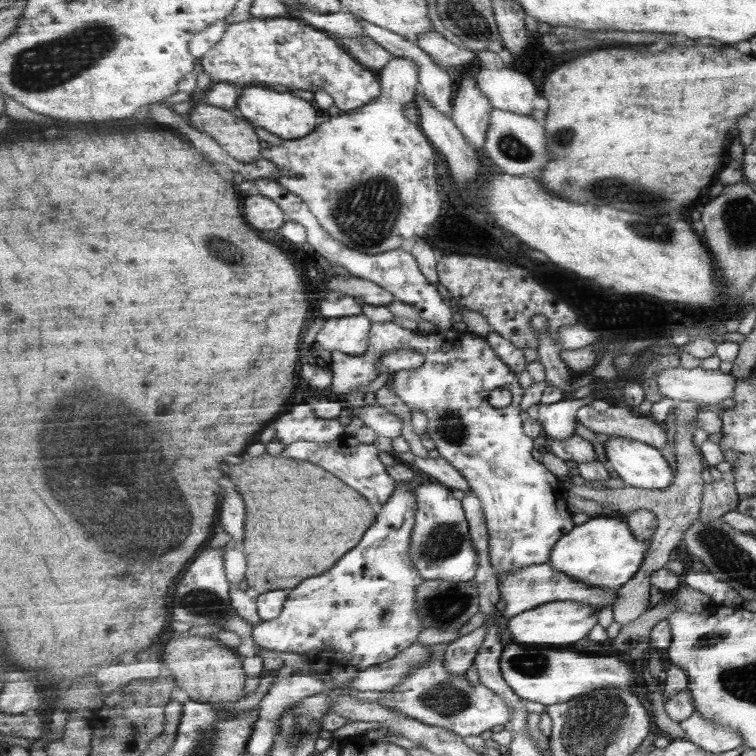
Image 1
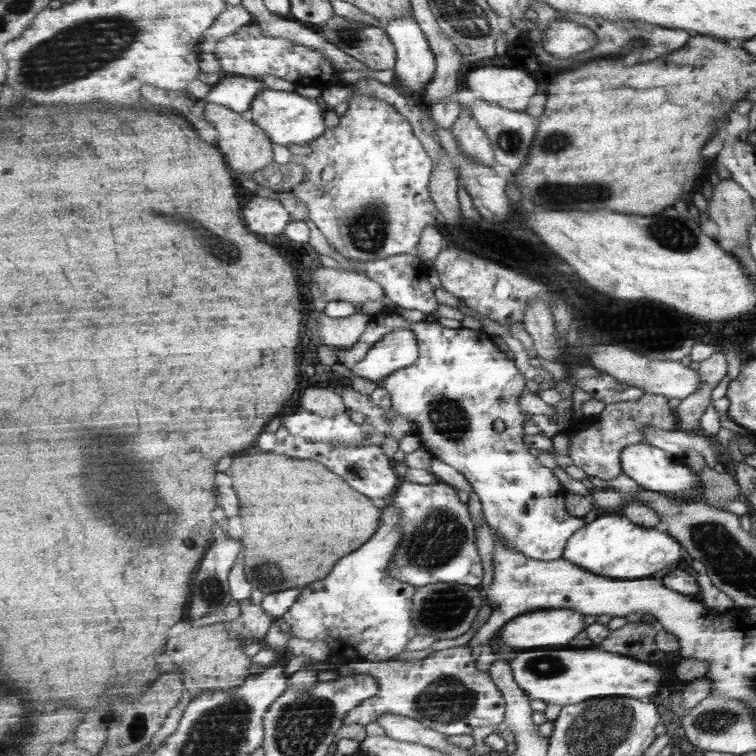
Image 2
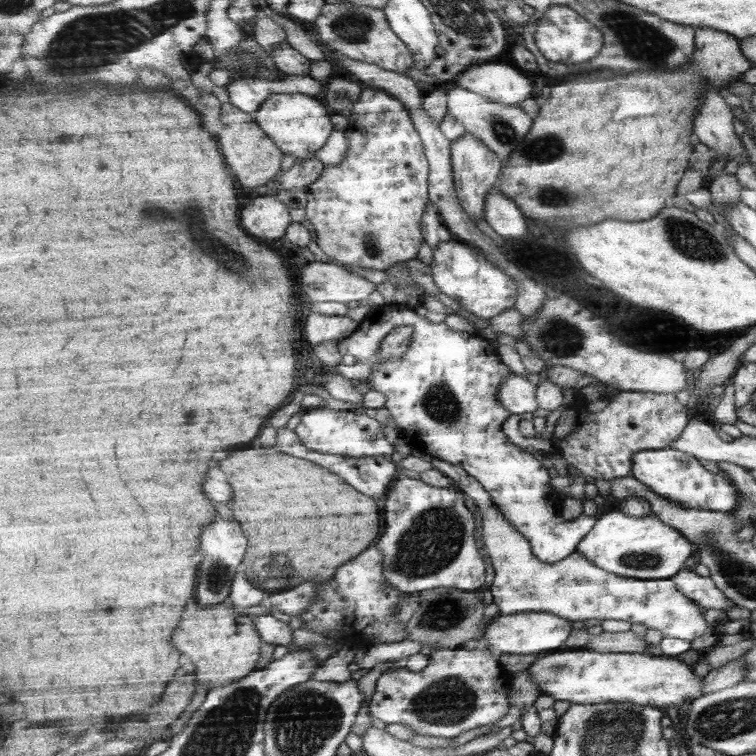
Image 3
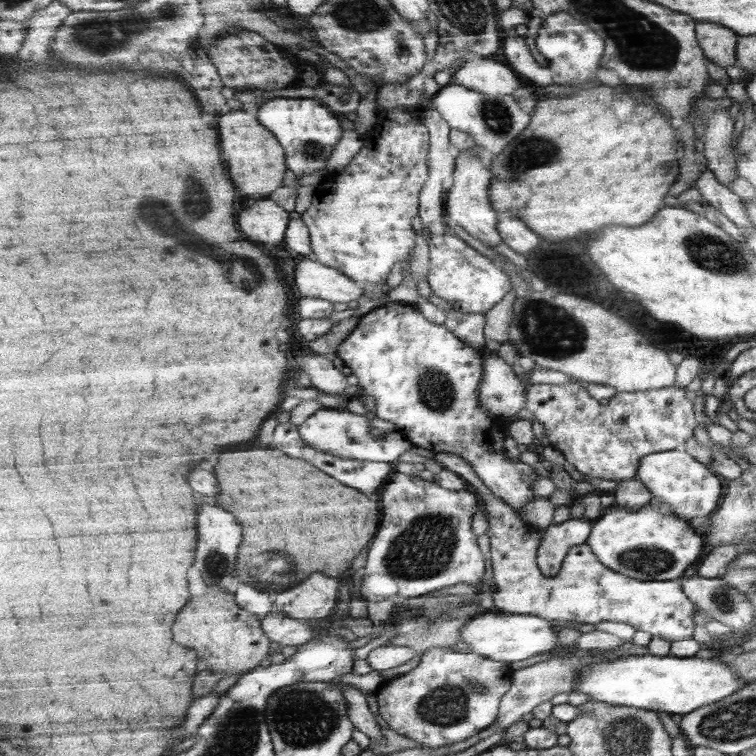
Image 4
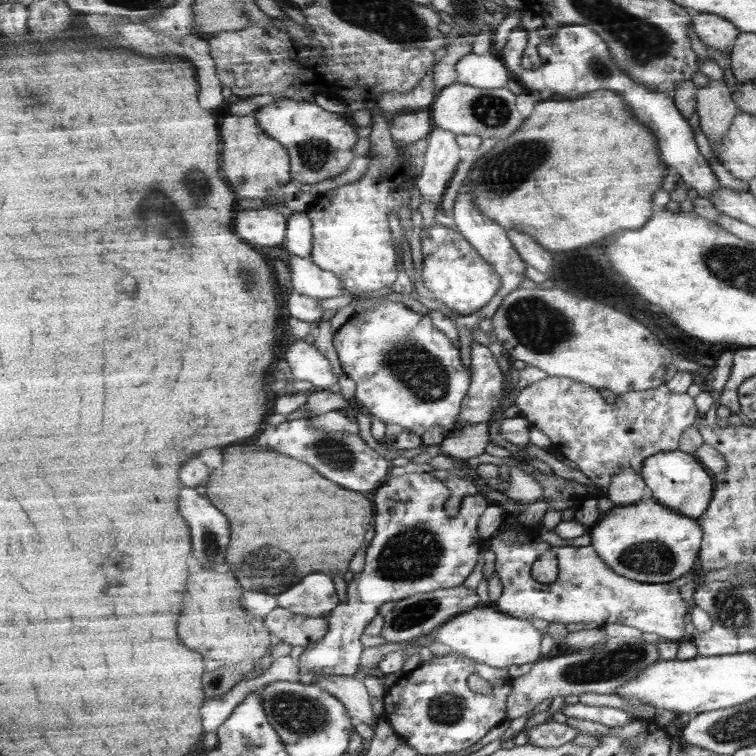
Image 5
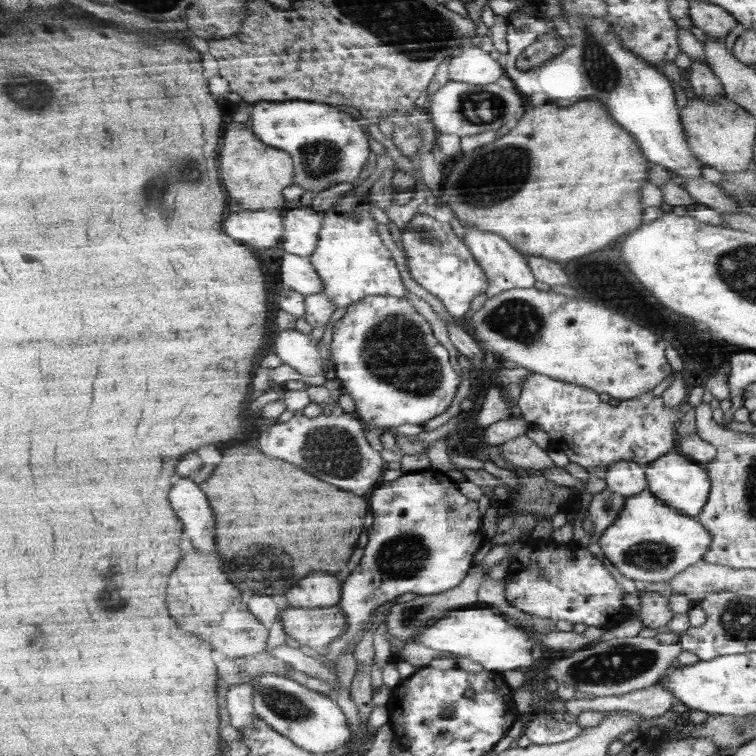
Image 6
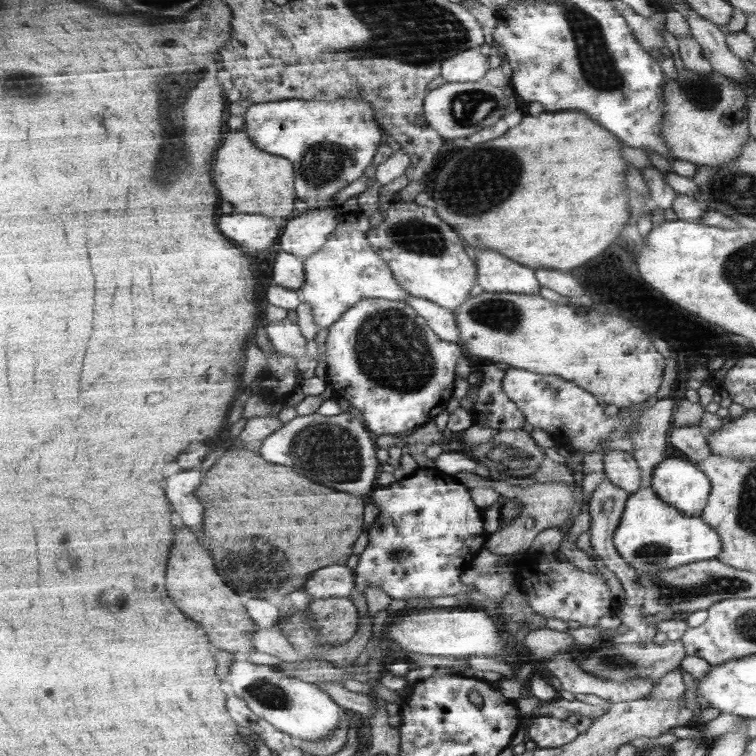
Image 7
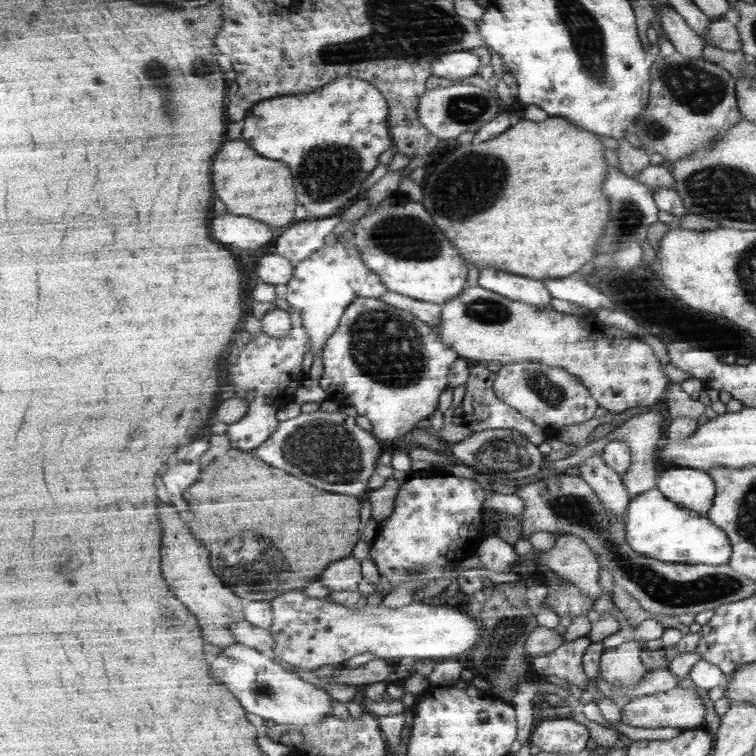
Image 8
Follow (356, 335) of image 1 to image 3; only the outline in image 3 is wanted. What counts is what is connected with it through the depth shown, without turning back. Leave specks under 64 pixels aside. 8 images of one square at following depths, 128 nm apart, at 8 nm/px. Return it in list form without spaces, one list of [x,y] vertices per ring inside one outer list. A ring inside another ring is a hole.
[[[311,312],[305,322],[307,340],[316,345],[322,342],[340,341],[353,336],[361,326],[361,321],[345,316],[329,316],[321,312]]]

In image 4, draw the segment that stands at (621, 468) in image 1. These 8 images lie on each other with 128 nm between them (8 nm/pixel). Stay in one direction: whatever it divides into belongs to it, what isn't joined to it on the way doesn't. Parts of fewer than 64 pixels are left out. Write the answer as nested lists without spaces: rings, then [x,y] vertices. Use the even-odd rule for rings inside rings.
[[[669,450],[643,458],[637,477],[657,499],[669,505],[670,512],[685,520],[707,520],[717,511],[725,496],[724,478],[715,474],[709,466],[696,460],[686,450]]]

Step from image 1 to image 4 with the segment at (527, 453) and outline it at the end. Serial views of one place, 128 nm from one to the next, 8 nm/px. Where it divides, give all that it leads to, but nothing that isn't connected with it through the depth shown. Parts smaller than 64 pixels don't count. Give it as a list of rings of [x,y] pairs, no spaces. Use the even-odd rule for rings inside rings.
[[[391,300],[385,306],[381,306],[381,308],[373,310],[373,312],[369,312],[369,314],[365,314],[365,316],[360,316],[359,324],[355,327],[355,330],[339,345],[338,354],[345,364],[353,368],[353,375],[358,378],[359,383],[357,385],[362,389],[364,396],[366,398],[373,398],[375,401],[376,411],[374,415],[393,423],[395,430],[409,439],[414,446],[431,450],[435,454],[455,454],[456,456],[465,458],[466,462],[469,462],[473,466],[480,480],[493,494],[500,496],[504,502],[507,502],[517,512],[535,498],[535,493],[531,490],[531,484],[539,477],[533,472],[531,466],[523,464],[518,458],[513,460],[505,459],[505,444],[503,442],[505,442],[507,434],[502,434],[504,431],[502,427],[503,421],[500,422],[501,418],[495,417],[493,414],[488,414],[488,411],[481,406],[481,390],[479,390],[479,385],[481,385],[481,381],[485,378],[485,348],[475,350],[473,346],[469,346],[469,342],[465,342],[464,339],[455,336],[455,333],[449,330],[444,324],[440,325],[429,322],[416,306]],[[572,519],[541,529],[543,540],[539,546],[539,564],[545,575],[561,572],[569,549],[586,543],[592,533],[593,521]]]

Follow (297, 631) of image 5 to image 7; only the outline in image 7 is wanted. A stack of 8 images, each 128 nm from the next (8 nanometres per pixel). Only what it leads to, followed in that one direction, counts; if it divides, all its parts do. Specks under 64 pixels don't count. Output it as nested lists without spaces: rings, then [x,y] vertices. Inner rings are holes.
[[[351,598],[313,599],[307,609],[323,643],[340,645],[357,634],[359,610]]]

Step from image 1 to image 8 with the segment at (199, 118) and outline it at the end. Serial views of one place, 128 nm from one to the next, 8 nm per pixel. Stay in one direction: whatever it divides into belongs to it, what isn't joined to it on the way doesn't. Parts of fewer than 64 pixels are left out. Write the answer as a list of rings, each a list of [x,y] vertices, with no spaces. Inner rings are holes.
[[[243,138],[229,139],[217,154],[217,160],[213,162],[213,184],[217,198],[225,202],[229,213],[261,220],[278,232],[296,220],[299,202],[293,172],[285,162],[267,160]]]

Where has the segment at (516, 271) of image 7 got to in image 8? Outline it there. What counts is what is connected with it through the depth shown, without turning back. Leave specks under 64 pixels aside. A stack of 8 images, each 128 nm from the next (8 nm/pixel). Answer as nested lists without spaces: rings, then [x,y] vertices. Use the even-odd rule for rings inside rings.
[[[483,268],[479,272],[479,284],[513,300],[535,306],[548,306],[554,297],[541,280],[495,270],[495,268]]]

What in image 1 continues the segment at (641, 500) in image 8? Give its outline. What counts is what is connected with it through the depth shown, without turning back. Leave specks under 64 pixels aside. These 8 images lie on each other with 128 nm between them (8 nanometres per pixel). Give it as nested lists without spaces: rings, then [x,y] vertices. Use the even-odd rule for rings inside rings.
[[[621,516],[593,517],[557,542],[549,565],[589,586],[621,590],[639,573],[649,554],[649,544],[650,540],[638,539]]]

